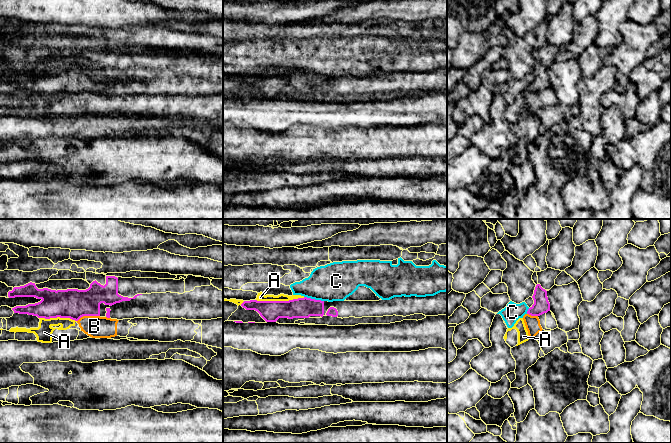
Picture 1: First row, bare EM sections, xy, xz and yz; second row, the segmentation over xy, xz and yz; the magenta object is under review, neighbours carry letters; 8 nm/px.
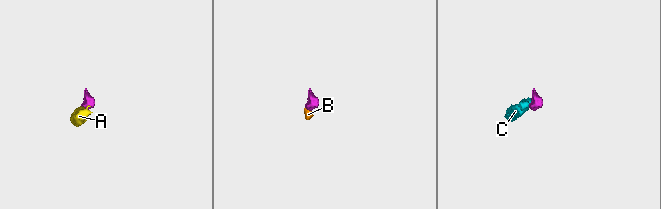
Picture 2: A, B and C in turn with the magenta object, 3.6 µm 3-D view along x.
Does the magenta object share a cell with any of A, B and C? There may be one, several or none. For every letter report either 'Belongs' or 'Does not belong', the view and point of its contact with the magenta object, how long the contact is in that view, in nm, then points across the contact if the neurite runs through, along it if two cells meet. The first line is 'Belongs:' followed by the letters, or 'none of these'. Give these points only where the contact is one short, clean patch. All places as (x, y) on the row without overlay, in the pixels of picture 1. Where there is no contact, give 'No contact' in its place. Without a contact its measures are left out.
Belongs: none of these
A: Does not belong. Touches magenta at xz (280, 77). Shared border 400 nm. Boundary: xz (304, 73), (288, 76), (256, 76)
B: Does not belong. Touches magenta at xy (88, 91). Shared border 190 nm. Boundary: xy (99, 91), (83, 91), (77, 97)
C: Does not belong. Touches magenta at xz (314, 75). Shared border 170 nm. Boundary: xz (304, 72), (323, 77)

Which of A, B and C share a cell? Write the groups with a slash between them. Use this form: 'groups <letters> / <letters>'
groups A B / C

